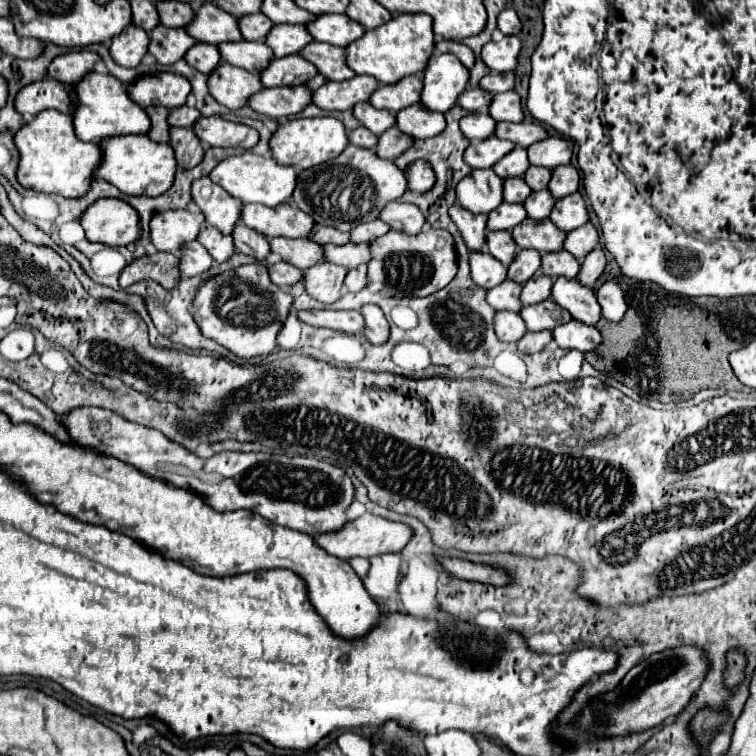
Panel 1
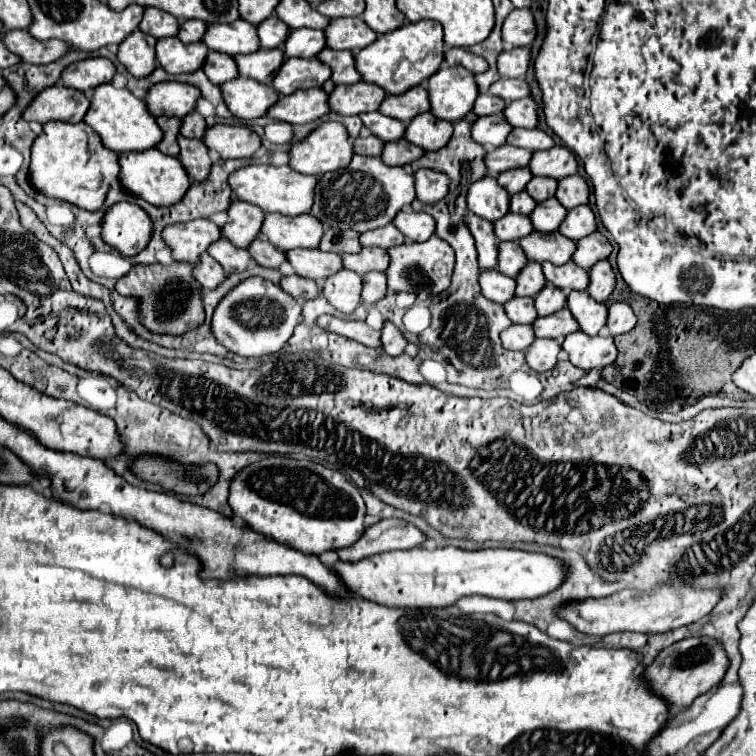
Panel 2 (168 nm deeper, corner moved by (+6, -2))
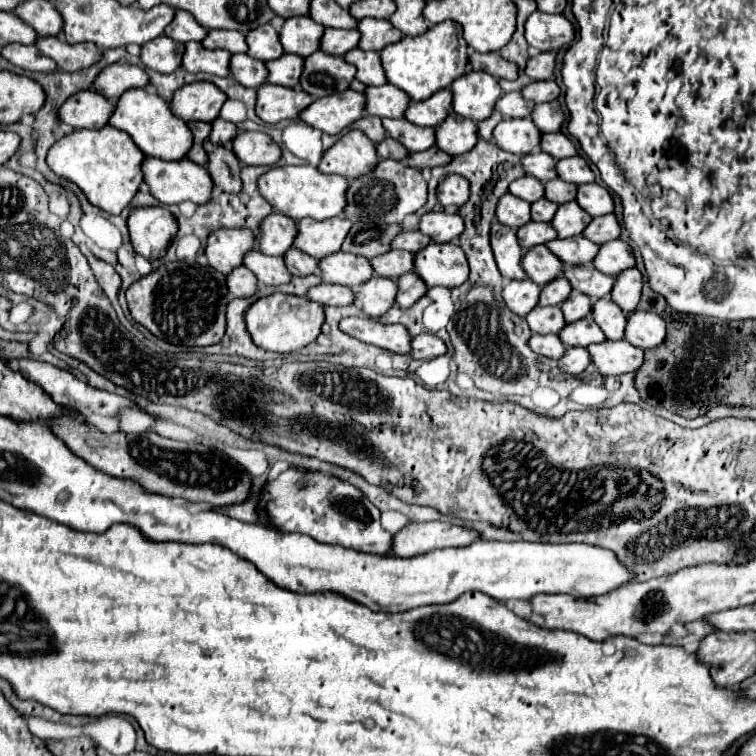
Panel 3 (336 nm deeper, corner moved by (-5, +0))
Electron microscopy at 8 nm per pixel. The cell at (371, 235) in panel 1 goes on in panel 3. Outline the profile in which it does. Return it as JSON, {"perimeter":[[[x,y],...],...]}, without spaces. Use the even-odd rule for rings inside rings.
{"perimeter":[[[414,230],[414,232],[402,232],[394,242],[392,242],[392,248],[400,248],[400,250],[408,250],[408,252],[418,252],[422,250],[424,246],[428,246],[432,242],[432,238],[428,238],[426,234],[422,234],[420,230]]]}

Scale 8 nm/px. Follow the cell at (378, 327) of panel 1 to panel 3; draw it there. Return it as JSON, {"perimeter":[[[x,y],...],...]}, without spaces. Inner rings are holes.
{"perimeter":[[[420,334],[420,336],[414,336],[412,340],[412,356],[418,358],[418,360],[432,360],[436,356],[442,356],[446,354],[446,344],[444,340],[440,340],[438,336],[434,334]]]}

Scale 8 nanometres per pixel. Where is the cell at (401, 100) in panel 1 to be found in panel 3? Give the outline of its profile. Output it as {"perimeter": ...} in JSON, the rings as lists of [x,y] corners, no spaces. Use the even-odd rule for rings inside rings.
{"perimeter":[[[440,90],[432,98],[424,102],[410,102],[406,110],[406,120],[414,122],[416,126],[430,126],[436,128],[452,110],[452,92]]]}

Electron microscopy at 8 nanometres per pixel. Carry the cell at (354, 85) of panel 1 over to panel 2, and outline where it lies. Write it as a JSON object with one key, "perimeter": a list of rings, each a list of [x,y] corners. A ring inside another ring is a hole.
{"perimeter":[[[361,80],[351,86],[335,86],[335,90],[329,94],[329,110],[343,116],[355,116],[361,112],[377,110],[383,98],[383,88]]]}

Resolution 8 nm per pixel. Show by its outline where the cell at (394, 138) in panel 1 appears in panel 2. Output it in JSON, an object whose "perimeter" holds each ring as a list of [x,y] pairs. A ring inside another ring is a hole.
{"perimeter":[[[403,138],[403,140],[397,140],[397,142],[385,144],[381,160],[389,166],[403,166],[403,164],[409,164],[409,162],[417,160],[419,156],[423,156],[423,150],[417,148],[415,144],[409,144]]]}

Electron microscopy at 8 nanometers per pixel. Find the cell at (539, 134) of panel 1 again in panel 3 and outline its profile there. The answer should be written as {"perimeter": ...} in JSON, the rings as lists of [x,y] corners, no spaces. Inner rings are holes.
{"perimeter":[[[556,132],[556,134],[544,134],[542,136],[542,150],[548,152],[550,156],[554,156],[556,160],[562,160],[562,158],[570,158],[570,156],[576,156],[576,146],[562,134],[562,132]]]}

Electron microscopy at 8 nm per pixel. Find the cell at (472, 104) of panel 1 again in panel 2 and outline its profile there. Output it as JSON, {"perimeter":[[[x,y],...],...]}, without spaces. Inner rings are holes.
{"perimeter":[[[479,94],[473,106],[473,112],[477,116],[489,116],[489,114],[501,114],[503,108],[505,108],[505,102],[501,98],[491,94]]]}

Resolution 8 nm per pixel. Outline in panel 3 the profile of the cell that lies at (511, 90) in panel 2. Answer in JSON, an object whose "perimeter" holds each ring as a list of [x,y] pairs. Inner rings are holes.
{"perimeter":[[[544,80],[544,82],[532,82],[522,90],[522,96],[526,100],[532,100],[536,104],[552,102],[560,96],[560,86],[554,80]]]}

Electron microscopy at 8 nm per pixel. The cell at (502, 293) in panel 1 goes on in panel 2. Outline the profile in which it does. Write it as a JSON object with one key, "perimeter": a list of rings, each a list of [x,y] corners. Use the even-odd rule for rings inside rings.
{"perimeter":[[[513,296],[513,300],[507,300],[503,304],[503,308],[505,308],[505,312],[513,324],[533,324],[533,320],[537,318],[533,298]]]}

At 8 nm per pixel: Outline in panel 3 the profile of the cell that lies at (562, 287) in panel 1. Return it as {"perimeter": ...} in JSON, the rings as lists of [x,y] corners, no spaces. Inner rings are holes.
{"perimeter":[[[602,298],[592,308],[594,322],[602,328],[608,340],[622,340],[624,338],[624,326],[628,316],[622,314],[620,306],[616,306],[610,298]]]}

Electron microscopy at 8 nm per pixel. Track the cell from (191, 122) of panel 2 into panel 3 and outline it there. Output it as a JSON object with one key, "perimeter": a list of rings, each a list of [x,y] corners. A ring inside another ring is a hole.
{"perimeter":[[[216,118],[212,122],[212,134],[210,134],[210,142],[214,144],[220,144],[220,146],[226,146],[230,144],[238,134],[238,128],[234,122],[228,122],[228,120],[222,120],[222,118]]]}

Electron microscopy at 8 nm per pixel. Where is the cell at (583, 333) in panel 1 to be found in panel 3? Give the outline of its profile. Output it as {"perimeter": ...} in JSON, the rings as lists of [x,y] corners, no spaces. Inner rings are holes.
{"perimeter":[[[606,340],[600,344],[588,346],[592,362],[598,366],[598,372],[604,376],[636,372],[644,362],[644,350],[632,346],[626,340]]]}

